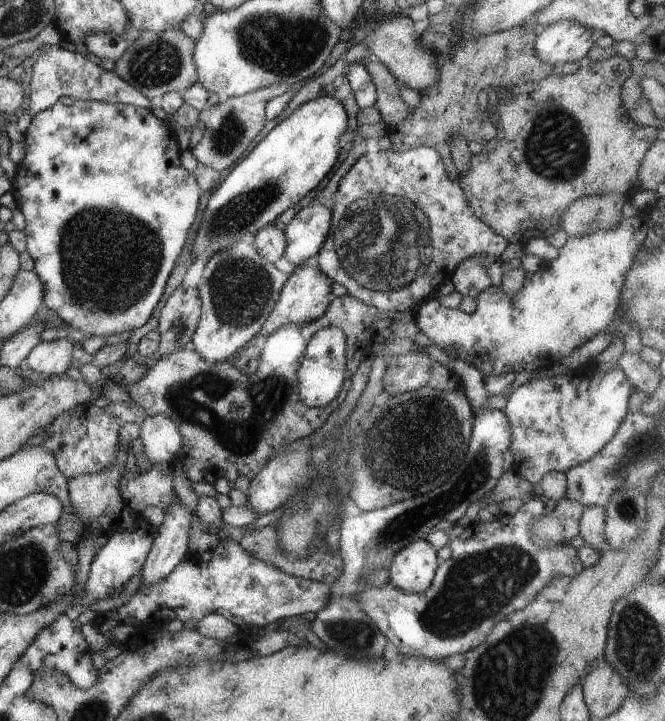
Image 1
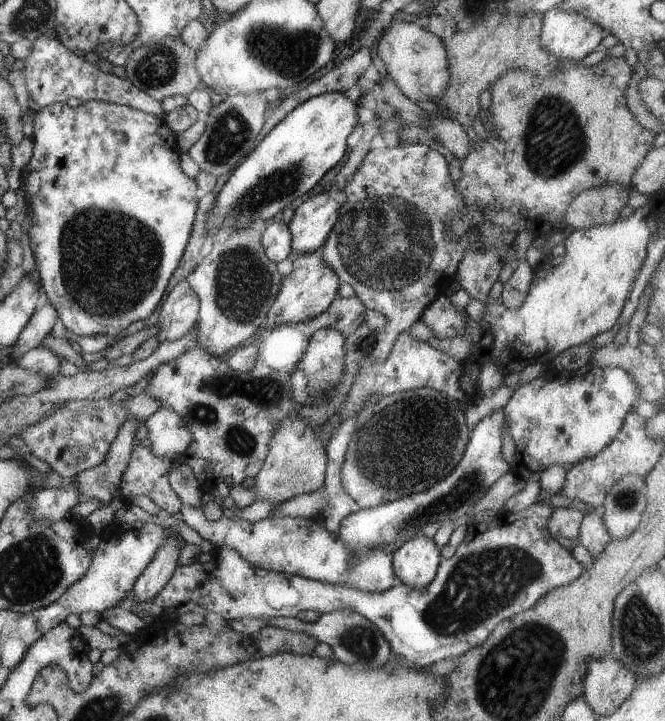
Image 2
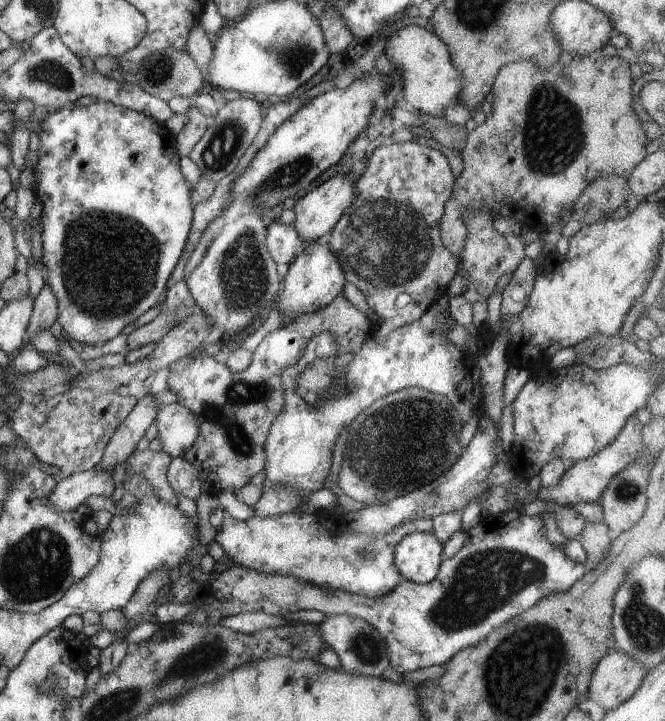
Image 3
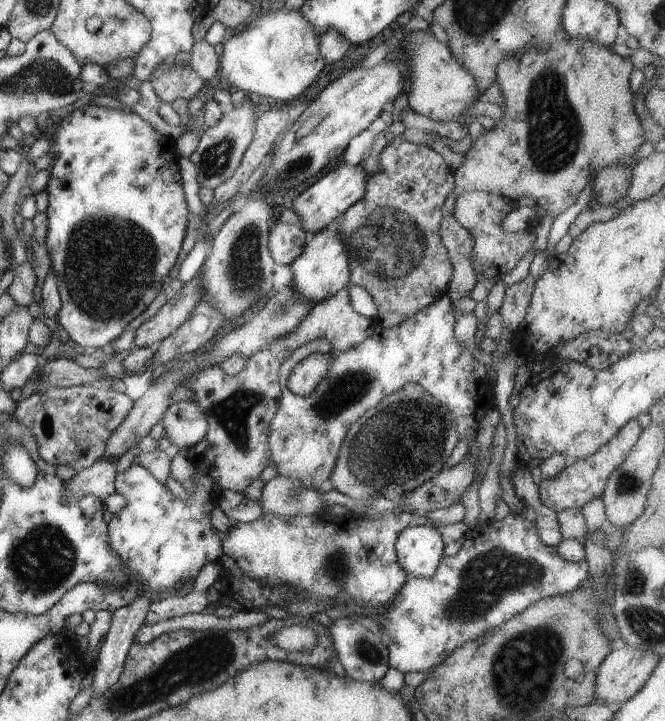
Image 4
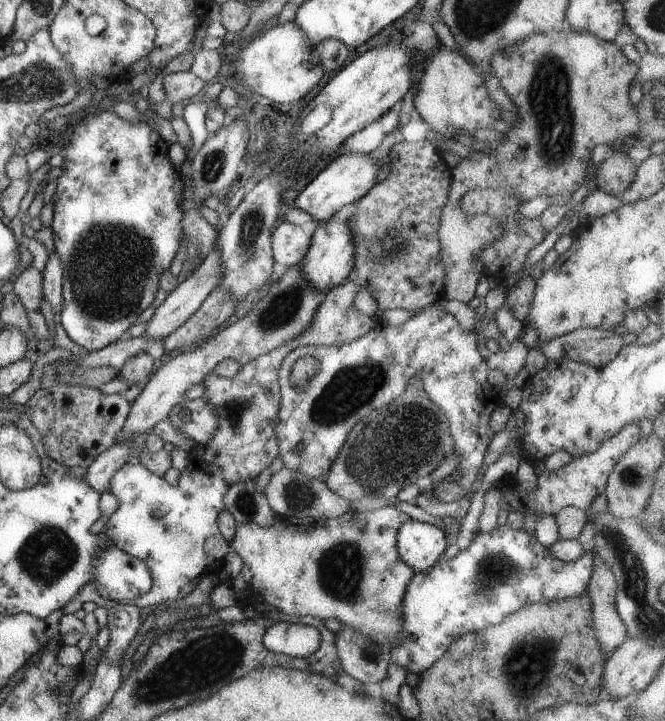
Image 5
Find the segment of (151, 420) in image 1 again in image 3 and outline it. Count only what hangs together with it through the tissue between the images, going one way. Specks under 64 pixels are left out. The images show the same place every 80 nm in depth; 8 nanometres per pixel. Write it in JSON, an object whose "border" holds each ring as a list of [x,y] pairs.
{"border":[[[170,403],[161,407],[154,419],[157,438],[162,442],[162,449],[172,458],[183,456],[199,433],[195,416],[180,403]]]}

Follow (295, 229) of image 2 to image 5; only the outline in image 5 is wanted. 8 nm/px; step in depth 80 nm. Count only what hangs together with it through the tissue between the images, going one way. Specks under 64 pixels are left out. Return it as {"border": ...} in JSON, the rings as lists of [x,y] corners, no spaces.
{"border":[[[345,154],[328,164],[322,172],[316,176],[298,194],[294,200],[296,209],[307,212],[314,220],[314,226],[320,226],[333,218],[342,206],[358,202],[376,183],[376,176],[382,163],[377,163],[370,155]]]}

